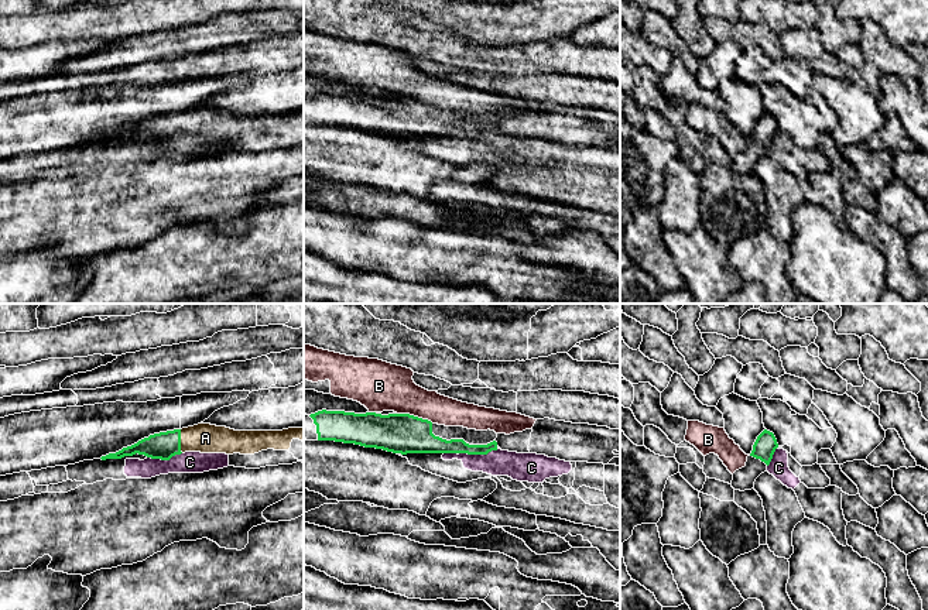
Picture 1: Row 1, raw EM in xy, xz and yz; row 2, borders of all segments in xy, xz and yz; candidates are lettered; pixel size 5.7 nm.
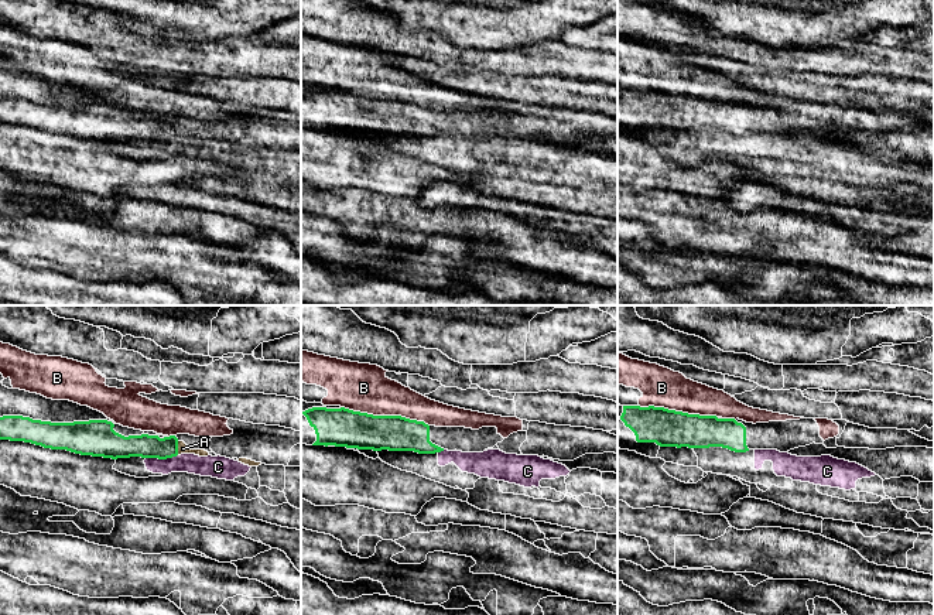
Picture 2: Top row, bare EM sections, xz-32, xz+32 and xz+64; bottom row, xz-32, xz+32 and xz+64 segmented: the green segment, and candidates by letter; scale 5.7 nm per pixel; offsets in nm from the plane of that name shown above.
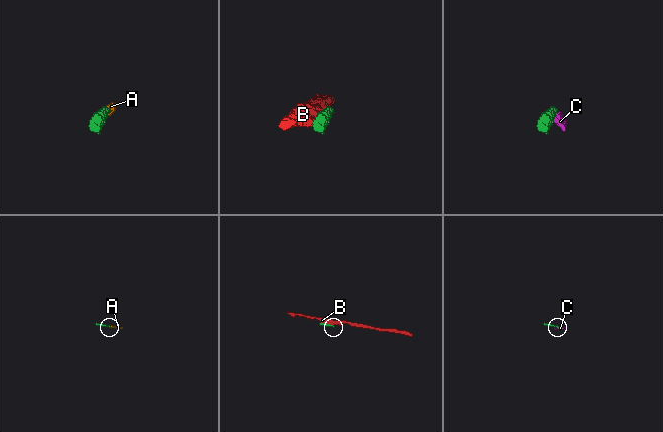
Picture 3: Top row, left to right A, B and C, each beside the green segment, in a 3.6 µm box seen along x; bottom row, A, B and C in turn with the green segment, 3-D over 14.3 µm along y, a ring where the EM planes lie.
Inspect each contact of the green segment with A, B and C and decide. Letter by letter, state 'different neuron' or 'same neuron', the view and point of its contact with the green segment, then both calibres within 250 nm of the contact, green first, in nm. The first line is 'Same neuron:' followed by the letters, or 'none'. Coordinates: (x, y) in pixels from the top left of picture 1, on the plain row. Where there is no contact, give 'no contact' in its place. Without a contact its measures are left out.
Same neuron: A
A: same neuron | xy (180, 124) | 160/170 nm
B: different neuron | xz (415, 100) | 220/280 nm
C: different neuron | xz (478, 137) | 100/160 nm

